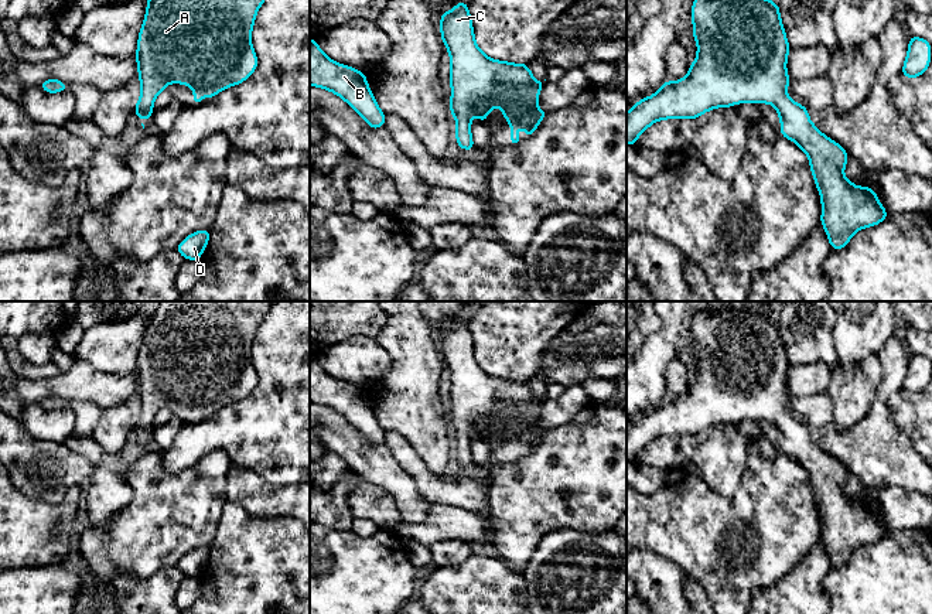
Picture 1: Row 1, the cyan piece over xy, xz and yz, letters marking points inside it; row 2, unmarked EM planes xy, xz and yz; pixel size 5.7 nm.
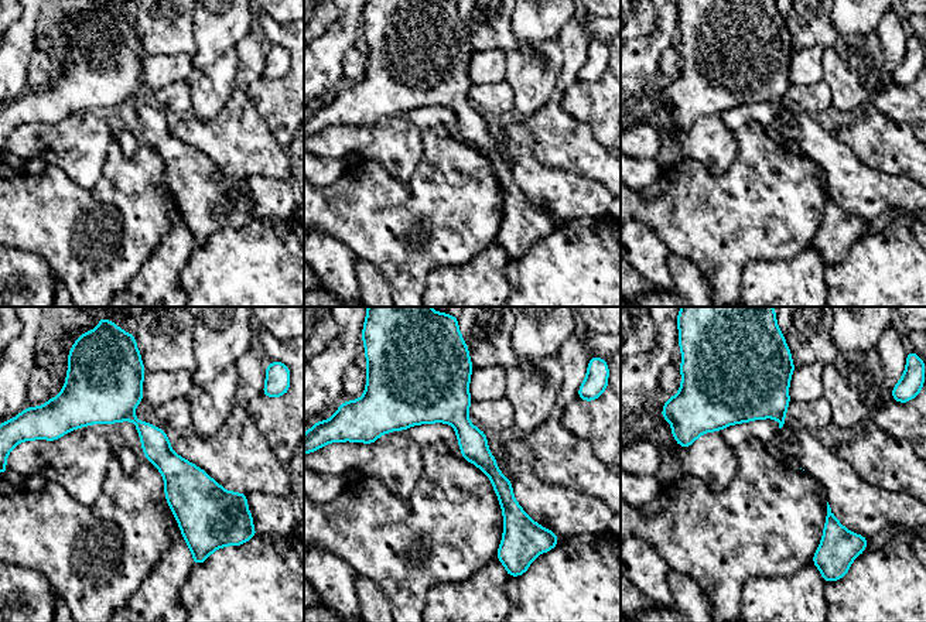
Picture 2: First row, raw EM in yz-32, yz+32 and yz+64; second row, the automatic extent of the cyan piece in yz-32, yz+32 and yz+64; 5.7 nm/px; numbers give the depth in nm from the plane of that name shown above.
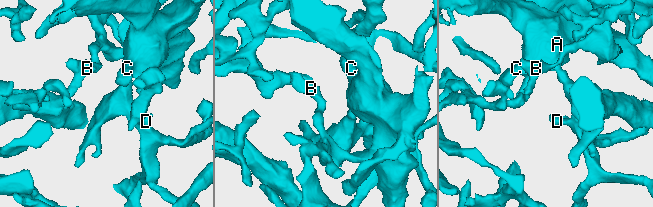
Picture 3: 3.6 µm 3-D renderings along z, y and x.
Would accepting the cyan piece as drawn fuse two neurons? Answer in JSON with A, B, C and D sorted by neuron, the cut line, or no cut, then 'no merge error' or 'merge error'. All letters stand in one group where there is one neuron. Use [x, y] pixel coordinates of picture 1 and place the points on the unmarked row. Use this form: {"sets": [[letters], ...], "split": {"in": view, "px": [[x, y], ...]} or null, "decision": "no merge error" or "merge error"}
{"sets": [["A", "B", "C", "D"]], "split": null, "decision": "no merge error"}

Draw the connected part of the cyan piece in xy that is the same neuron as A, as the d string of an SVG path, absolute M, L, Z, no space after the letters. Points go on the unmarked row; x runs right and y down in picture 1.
M157 301L137 358L137 386L141 400L134 430L150 436L156 413L168 400L184 400L194 407L194 422L204 413L242 400L257 383L252 345L259 324L277 301Z

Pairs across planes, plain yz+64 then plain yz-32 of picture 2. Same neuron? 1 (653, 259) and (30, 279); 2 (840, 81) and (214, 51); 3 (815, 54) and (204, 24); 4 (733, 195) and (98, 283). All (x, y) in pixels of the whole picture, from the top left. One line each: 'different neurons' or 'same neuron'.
1: same neuron
2: different neurons
3: different neurons
4: same neuron

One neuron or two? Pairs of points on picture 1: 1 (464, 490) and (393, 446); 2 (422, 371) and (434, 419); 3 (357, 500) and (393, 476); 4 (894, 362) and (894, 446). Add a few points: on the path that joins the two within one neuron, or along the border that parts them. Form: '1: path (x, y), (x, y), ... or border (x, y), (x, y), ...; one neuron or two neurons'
1: path (447, 490), (437, 490), (410, 463); one neuron
2: path (422, 382), (423, 408); one neuron
3: border (362, 478), (382, 487), (399, 510); two neurons
4: path (891, 384), (880, 401), (880, 425); one neuron

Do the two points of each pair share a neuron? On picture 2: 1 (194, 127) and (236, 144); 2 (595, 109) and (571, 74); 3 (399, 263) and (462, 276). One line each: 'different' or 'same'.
1: same
2: different
3: different

